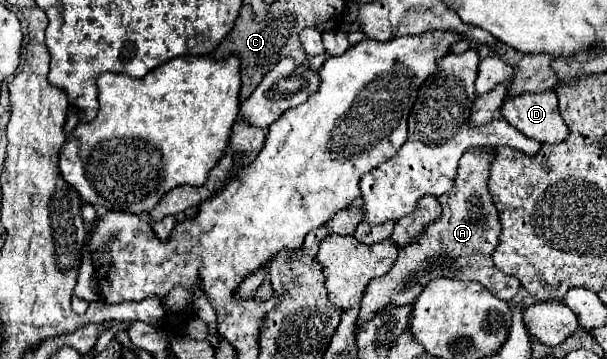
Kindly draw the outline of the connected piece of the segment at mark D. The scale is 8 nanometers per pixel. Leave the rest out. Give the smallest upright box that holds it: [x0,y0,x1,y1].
[500,90,570,144]

